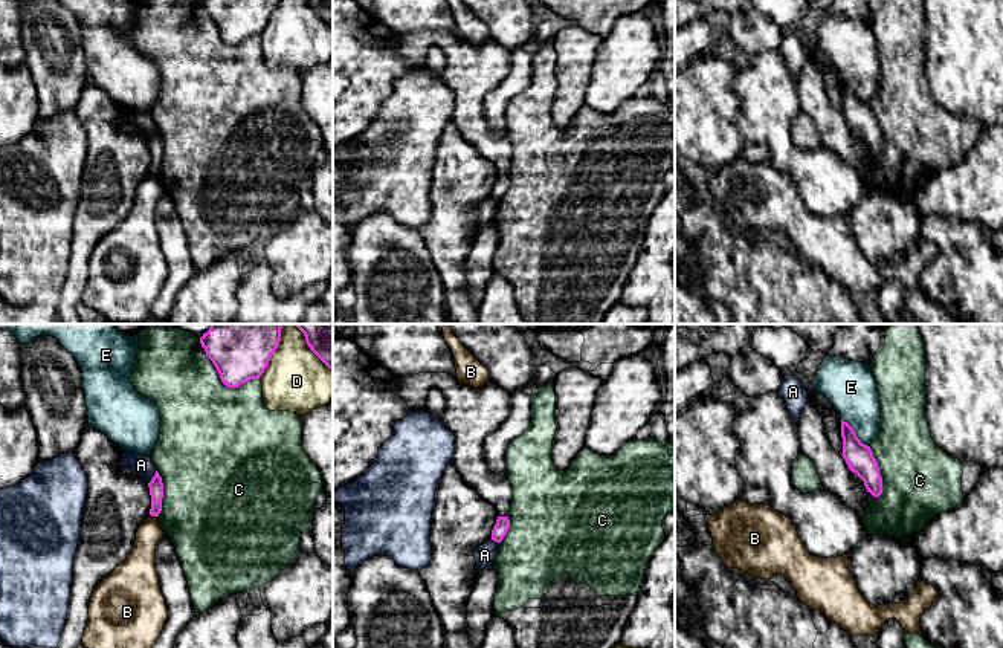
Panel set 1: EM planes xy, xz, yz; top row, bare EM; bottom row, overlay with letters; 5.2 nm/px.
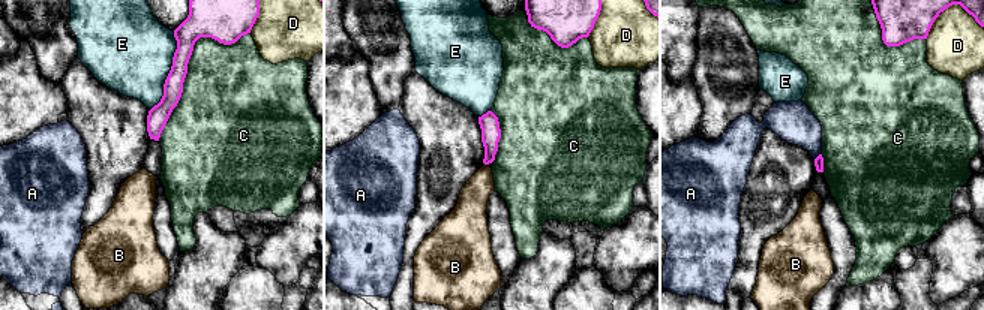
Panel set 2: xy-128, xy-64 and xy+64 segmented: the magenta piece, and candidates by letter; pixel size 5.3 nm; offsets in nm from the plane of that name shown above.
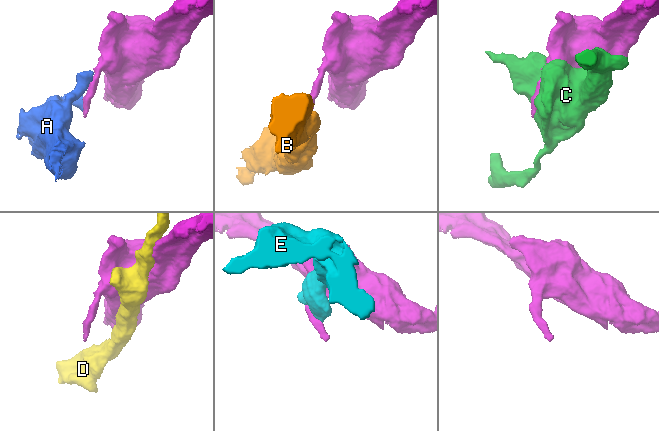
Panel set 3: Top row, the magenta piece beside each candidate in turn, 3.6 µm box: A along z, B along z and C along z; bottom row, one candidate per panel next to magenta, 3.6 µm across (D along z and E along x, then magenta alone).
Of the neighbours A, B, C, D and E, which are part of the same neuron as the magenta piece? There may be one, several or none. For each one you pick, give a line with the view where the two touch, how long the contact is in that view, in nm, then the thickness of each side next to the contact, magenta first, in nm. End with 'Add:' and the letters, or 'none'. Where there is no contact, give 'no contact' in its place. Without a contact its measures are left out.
Add: none

